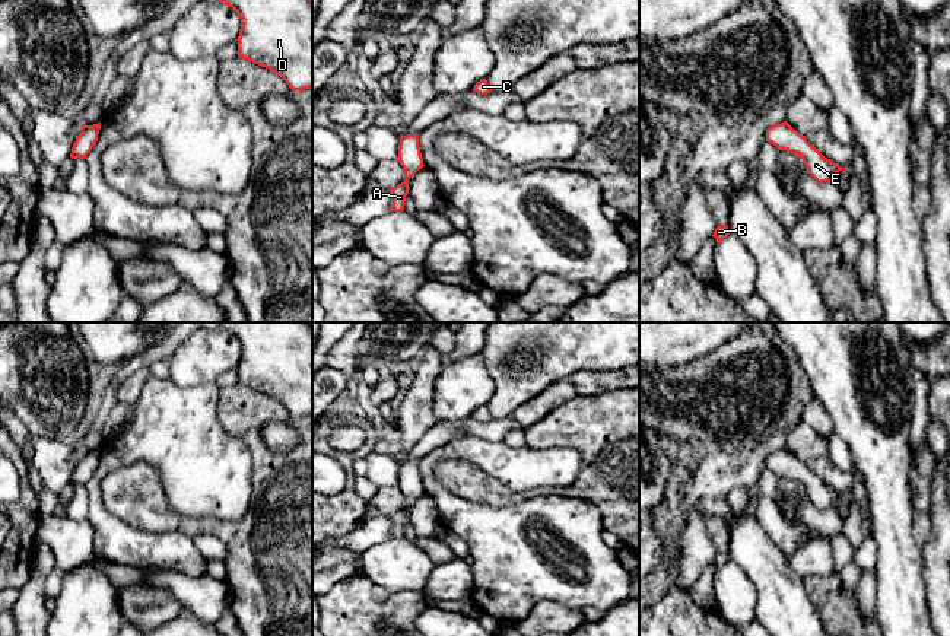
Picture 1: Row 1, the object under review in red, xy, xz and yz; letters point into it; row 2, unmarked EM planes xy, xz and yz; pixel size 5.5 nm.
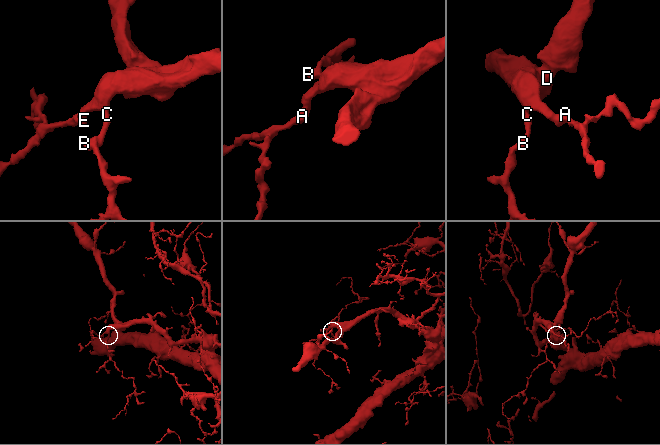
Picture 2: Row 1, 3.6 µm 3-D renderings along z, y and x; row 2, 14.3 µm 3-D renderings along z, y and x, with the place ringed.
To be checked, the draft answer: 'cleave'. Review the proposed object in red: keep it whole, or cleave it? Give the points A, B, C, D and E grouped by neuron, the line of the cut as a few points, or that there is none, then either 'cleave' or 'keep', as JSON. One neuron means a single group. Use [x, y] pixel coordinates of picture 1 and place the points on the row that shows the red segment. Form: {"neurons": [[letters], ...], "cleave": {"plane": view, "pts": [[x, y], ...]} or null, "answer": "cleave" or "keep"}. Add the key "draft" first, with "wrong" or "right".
{"draft": "wrong", "neurons": [["A", "B", "C", "D", "E"]], "cleave": null, "answer": "keep"}

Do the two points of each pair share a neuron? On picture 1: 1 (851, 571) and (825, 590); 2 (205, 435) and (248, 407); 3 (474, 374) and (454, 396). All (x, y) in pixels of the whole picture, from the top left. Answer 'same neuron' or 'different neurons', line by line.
1: different neurons
2: different neurons
3: same neuron

